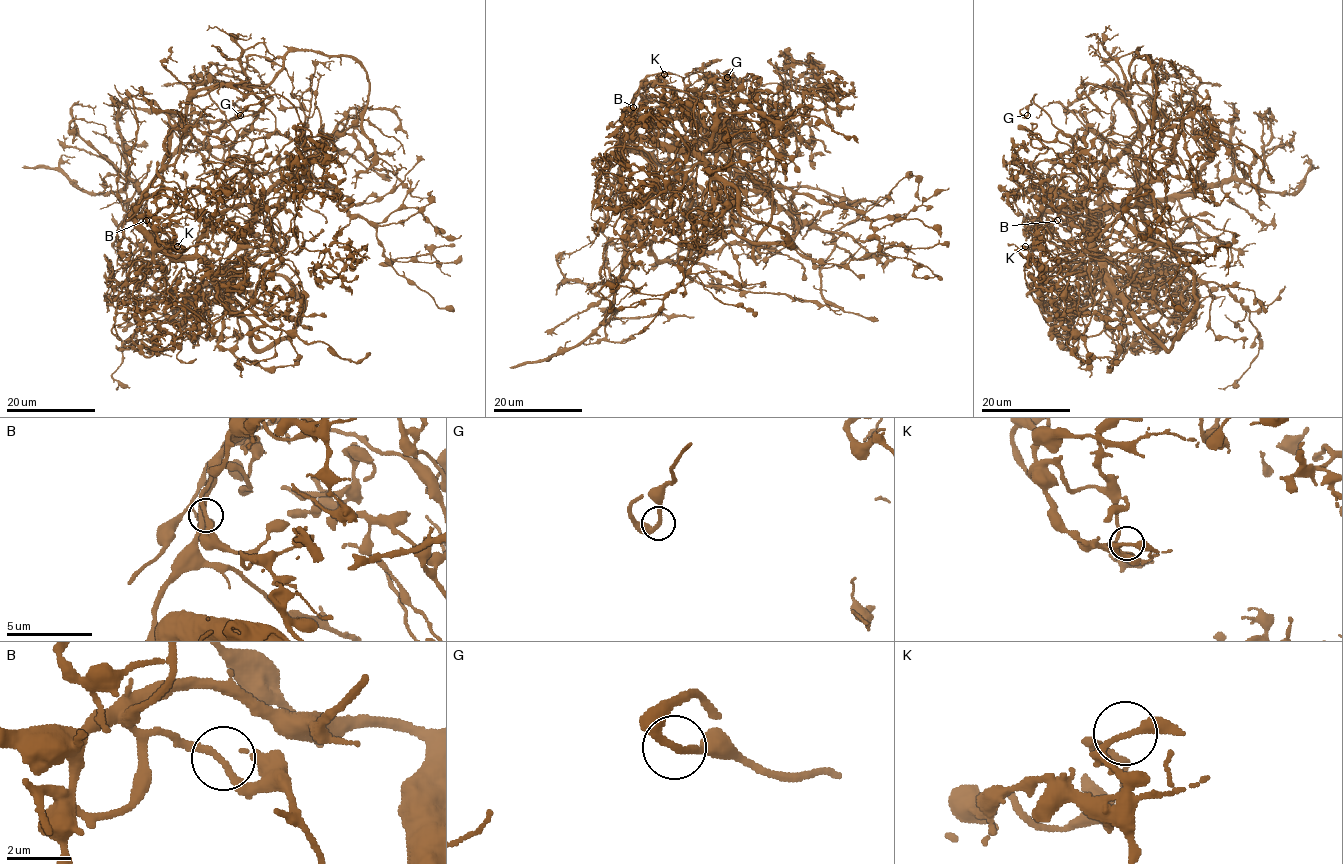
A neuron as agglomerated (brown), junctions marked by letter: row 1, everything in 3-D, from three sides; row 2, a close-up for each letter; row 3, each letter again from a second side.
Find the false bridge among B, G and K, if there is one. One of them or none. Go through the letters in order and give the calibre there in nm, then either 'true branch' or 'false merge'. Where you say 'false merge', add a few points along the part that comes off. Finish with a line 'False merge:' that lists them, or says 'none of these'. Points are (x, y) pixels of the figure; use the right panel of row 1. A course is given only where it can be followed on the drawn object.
B: 200 nm thick; false merge; foreign part runs (1057, 221), (1048, 180), (1104, 193), (1161, 283), (1055, 271), (1062, 346)
G: 240 nm thick; true branch
K: 240 nm thick; true branch
False merge: B

